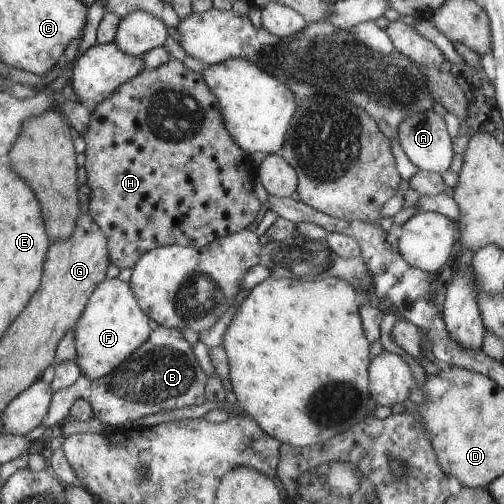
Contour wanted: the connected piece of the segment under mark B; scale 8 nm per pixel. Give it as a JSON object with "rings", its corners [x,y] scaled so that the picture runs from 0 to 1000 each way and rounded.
{"rings":[[[312,649],[294,673],[280,681],[228,734],[198,752],[177,752],[161,744],[133,770],[103,782],[93,823],[79,845],[63,849],[48,869],[58,877],[77,871],[93,847],[119,845],[135,825],[135,813],[153,792],[171,794],[183,810],[185,825],[204,843],[240,847],[250,833],[315,817],[343,813],[379,802],[399,802],[407,794],[407,742],[395,730],[379,687],[351,653]]]}

